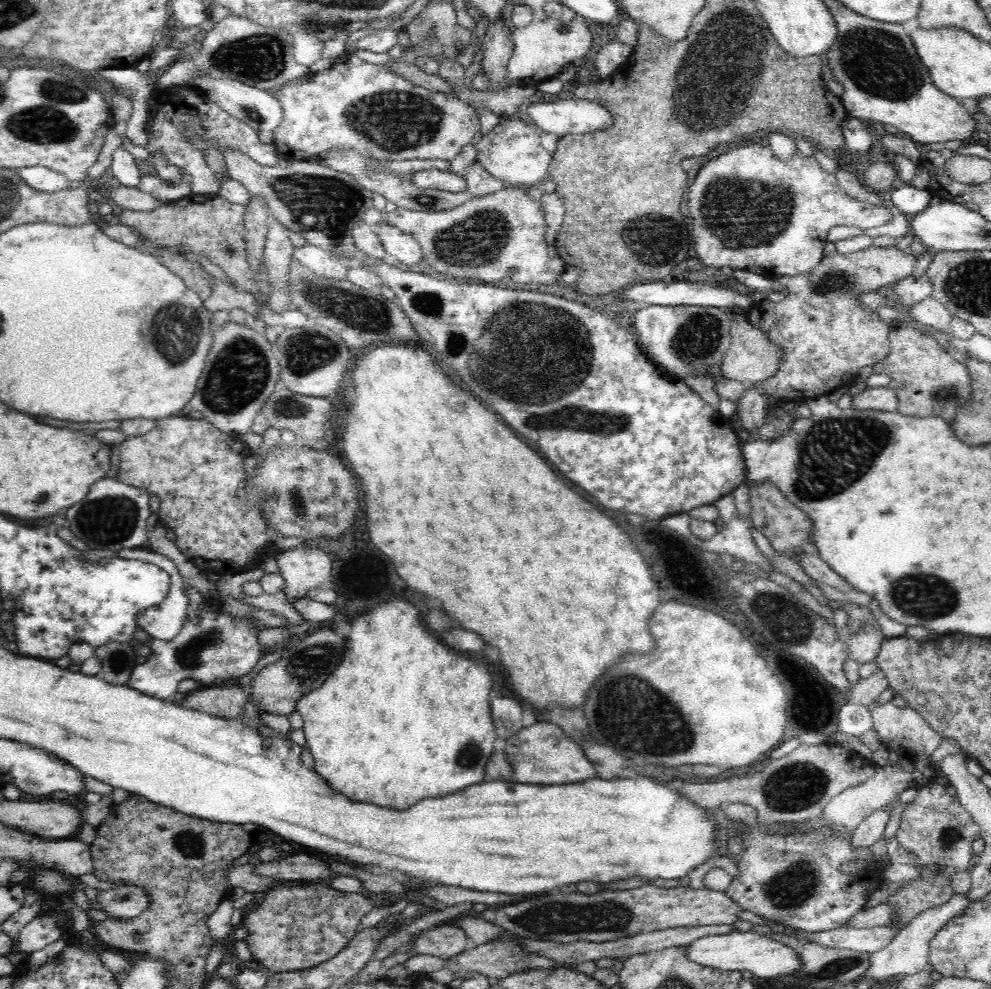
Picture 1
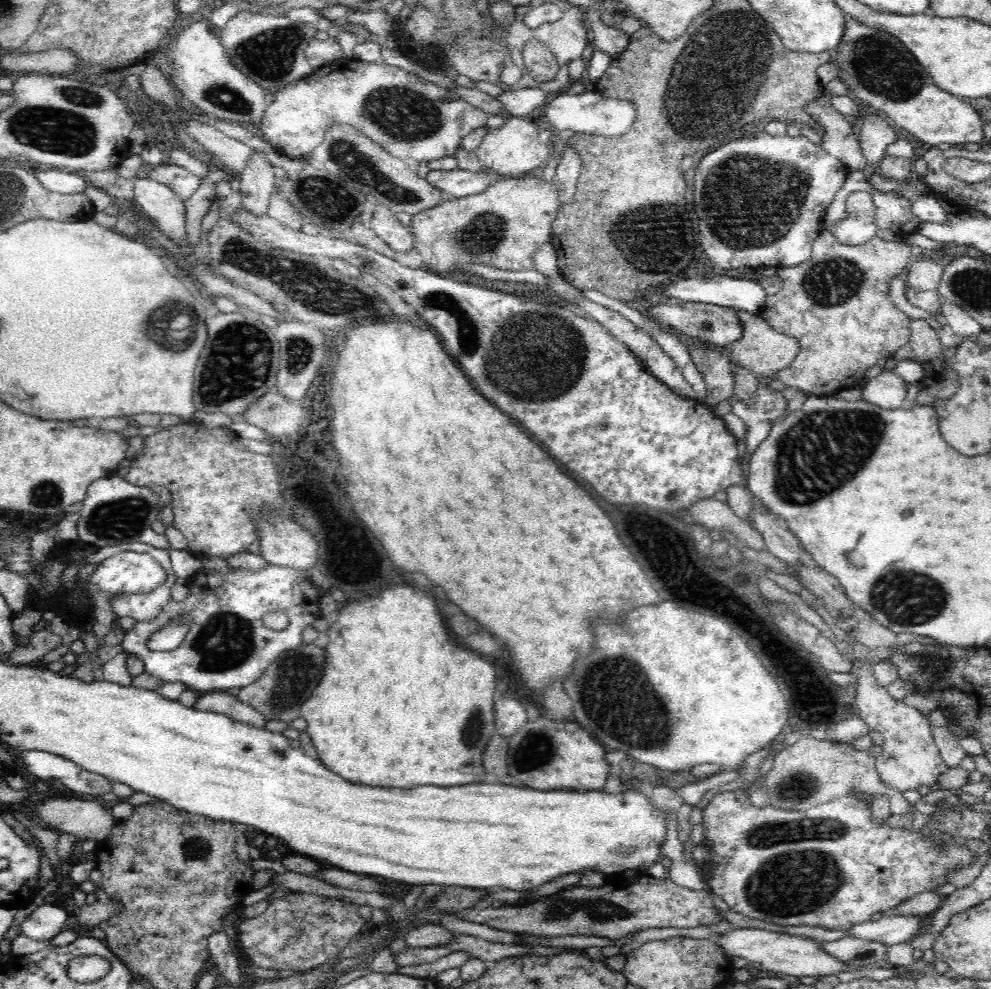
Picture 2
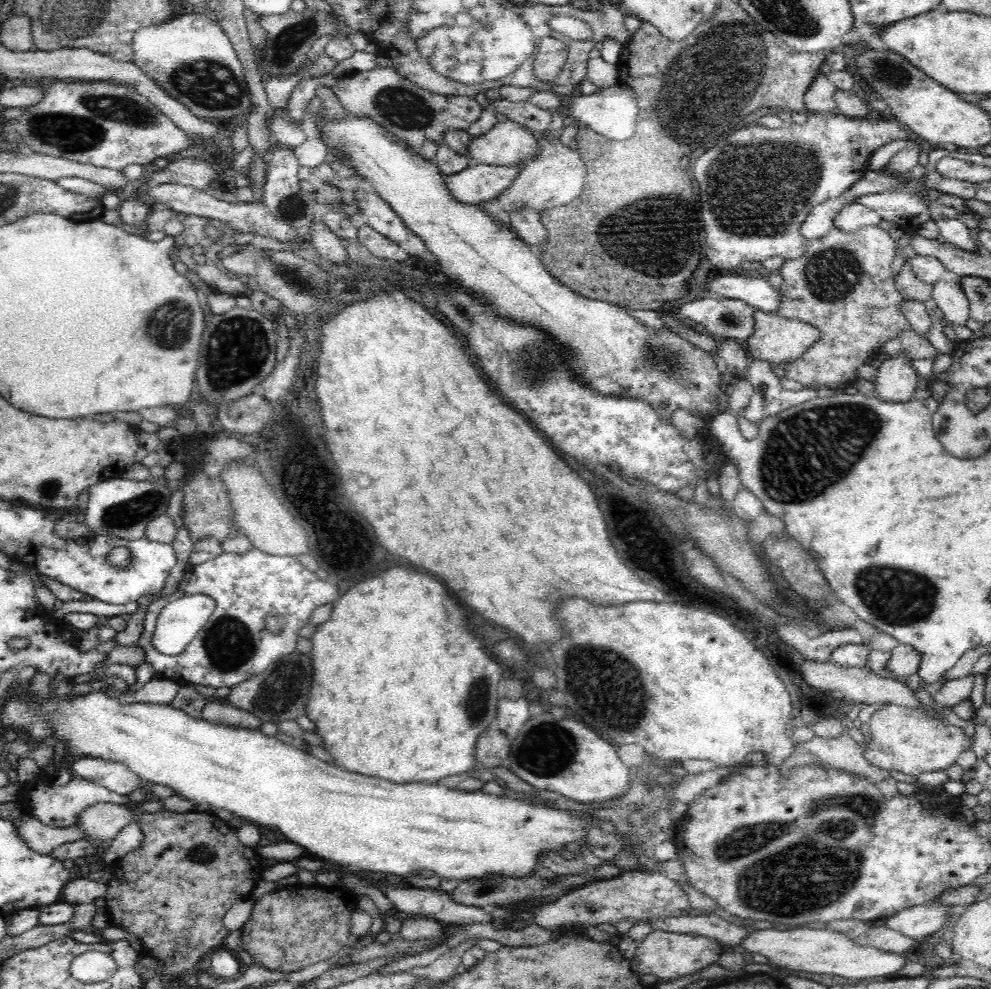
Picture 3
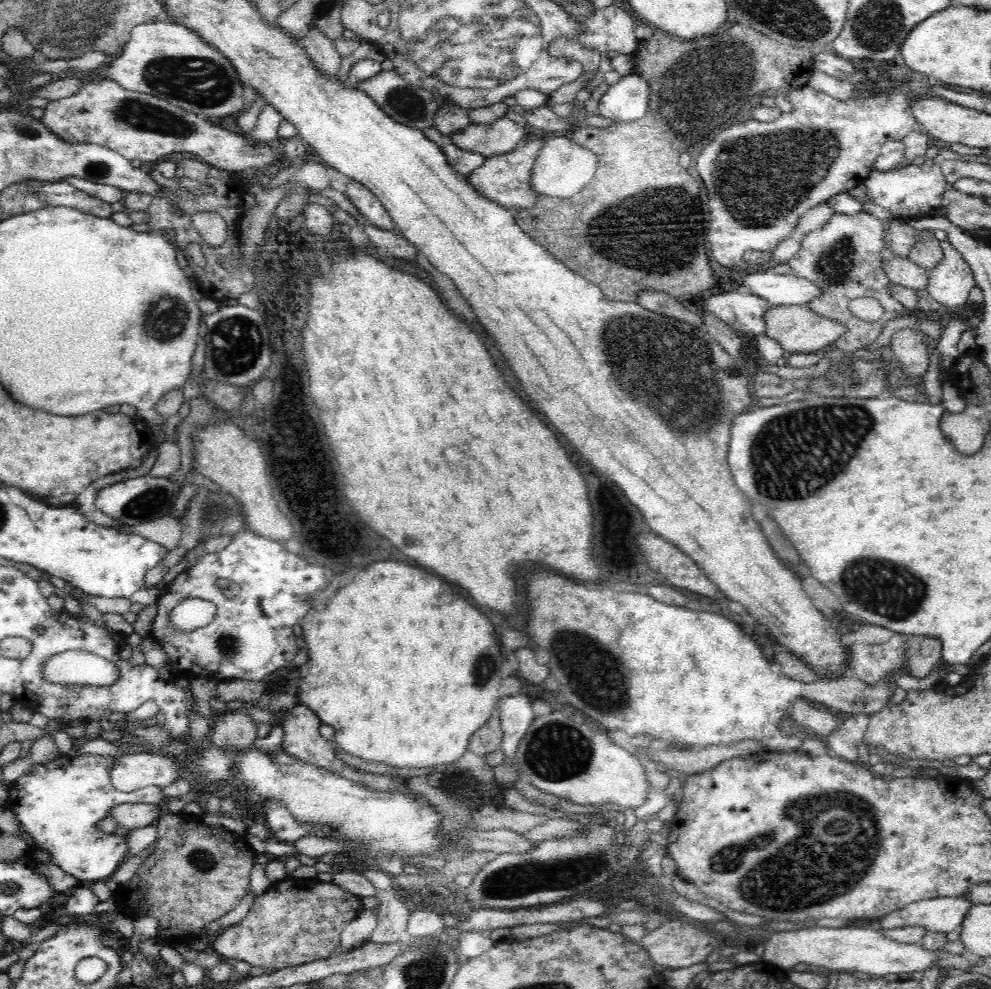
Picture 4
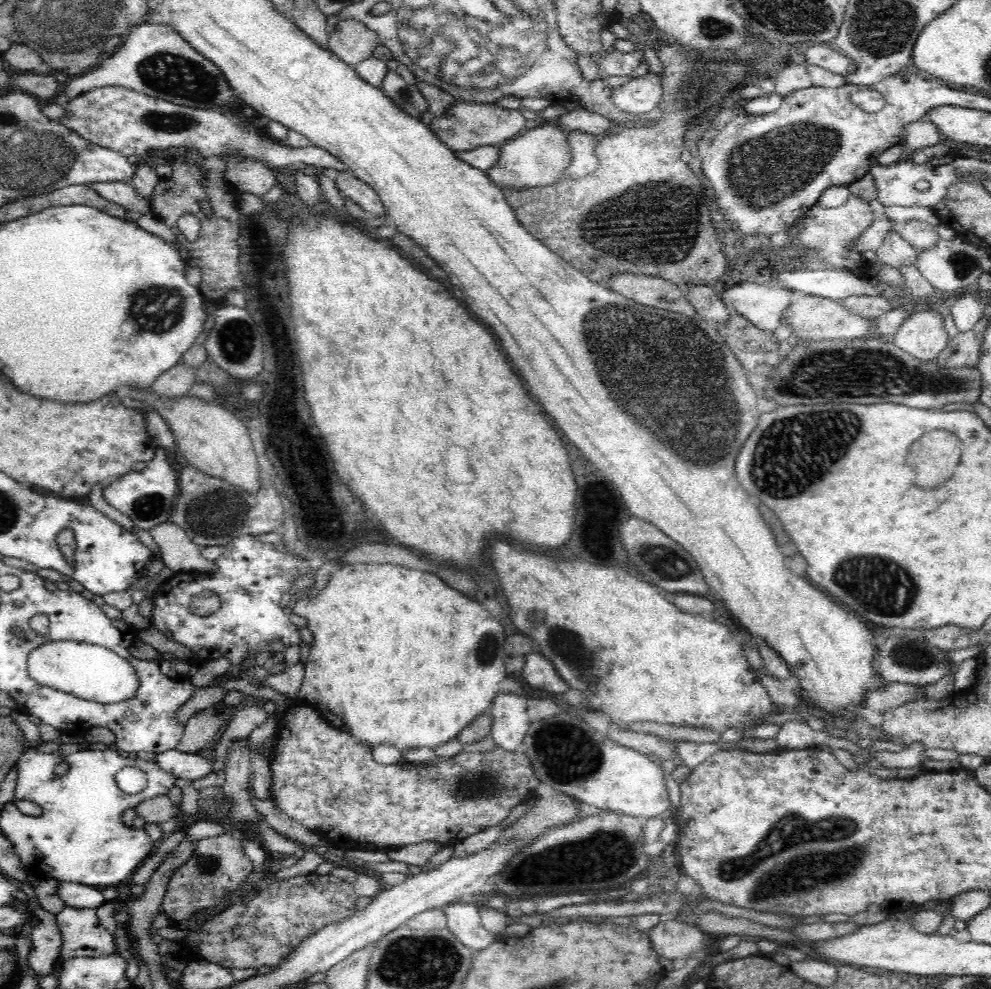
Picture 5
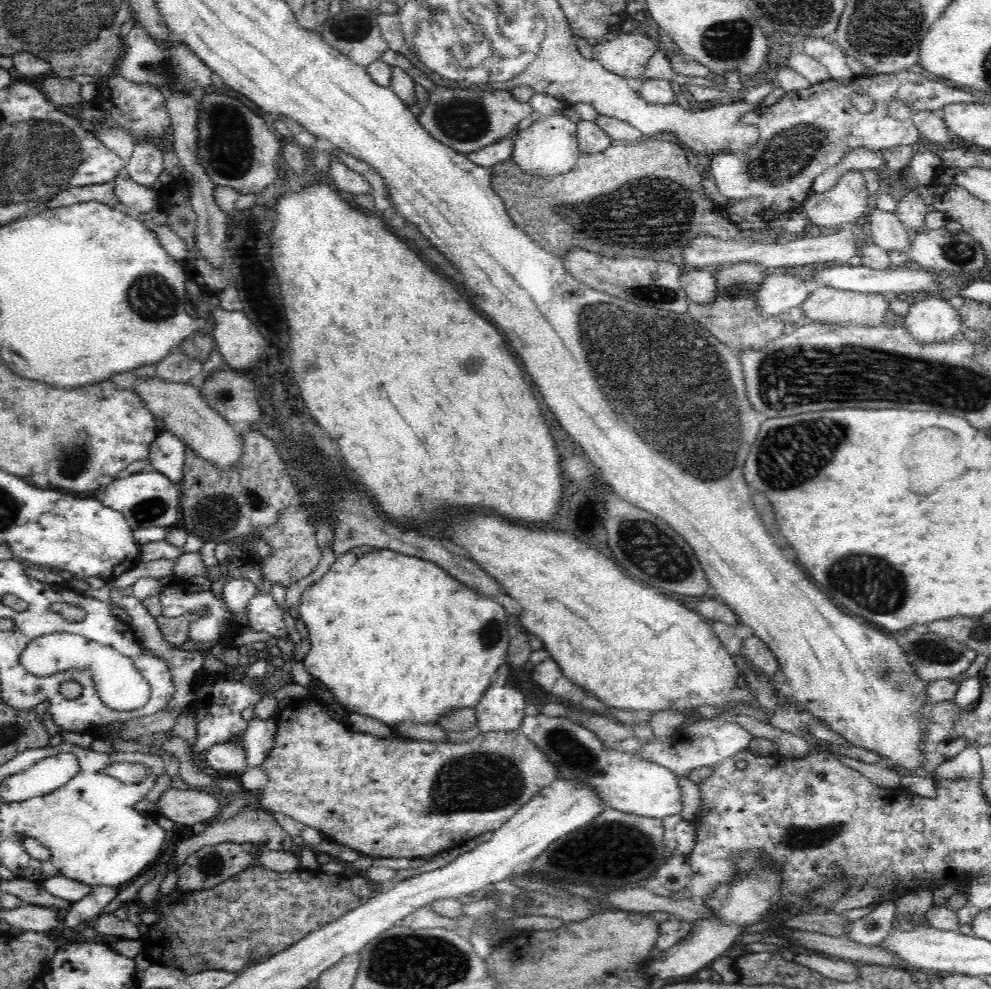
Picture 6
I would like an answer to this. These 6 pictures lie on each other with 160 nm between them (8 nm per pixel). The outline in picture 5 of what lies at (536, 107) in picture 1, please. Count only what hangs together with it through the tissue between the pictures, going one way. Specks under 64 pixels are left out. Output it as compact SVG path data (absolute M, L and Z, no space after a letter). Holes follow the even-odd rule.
M650 72L613 88L611 100L617 110L637 115L657 108L662 94L661 79Z

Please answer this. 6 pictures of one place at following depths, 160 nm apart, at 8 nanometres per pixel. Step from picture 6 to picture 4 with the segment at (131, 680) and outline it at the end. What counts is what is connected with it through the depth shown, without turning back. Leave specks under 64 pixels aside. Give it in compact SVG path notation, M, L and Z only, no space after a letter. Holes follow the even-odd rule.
M67 650L45 660L43 677L48 683L102 687L118 681L118 668L94 653Z

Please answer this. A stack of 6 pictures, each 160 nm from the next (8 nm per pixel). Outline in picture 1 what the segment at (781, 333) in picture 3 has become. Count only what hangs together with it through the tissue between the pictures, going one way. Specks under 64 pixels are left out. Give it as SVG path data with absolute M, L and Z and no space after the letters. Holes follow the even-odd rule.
M738 314L731 320L730 334L731 346L721 360L717 371L718 375L746 385L754 385L774 376L774 372L780 366L782 352L774 343L770 343L770 339L760 329L752 326L752 323L748 321L748 314Z

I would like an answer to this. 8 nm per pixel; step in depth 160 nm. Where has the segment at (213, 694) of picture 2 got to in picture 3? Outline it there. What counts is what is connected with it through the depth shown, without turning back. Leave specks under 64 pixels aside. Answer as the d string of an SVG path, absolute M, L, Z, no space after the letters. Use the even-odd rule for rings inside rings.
M208 702L202 708L202 716L212 722L221 722L230 726L260 729L262 720L247 710L238 708L230 702Z

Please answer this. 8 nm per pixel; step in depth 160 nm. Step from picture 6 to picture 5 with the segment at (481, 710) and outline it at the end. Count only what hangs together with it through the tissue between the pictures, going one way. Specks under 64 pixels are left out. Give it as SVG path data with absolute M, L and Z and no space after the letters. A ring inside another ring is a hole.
M498 693L491 704L493 716L491 735L498 747L506 752L522 749L532 720L528 715L526 698L514 693Z

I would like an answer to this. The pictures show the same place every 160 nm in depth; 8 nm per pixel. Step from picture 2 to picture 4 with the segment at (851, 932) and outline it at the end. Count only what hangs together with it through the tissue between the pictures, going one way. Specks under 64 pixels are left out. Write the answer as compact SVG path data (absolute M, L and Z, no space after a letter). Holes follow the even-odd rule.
M942 897L910 902L879 918L884 928L920 926L927 931L948 933L957 930L973 904L966 897Z

